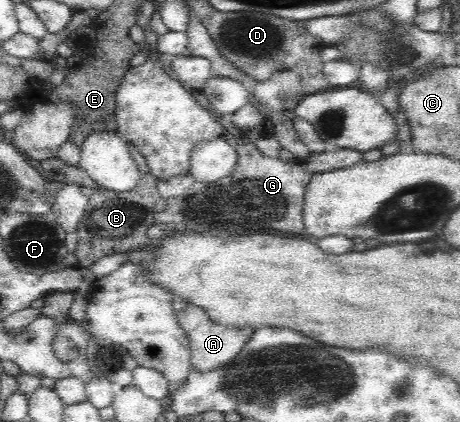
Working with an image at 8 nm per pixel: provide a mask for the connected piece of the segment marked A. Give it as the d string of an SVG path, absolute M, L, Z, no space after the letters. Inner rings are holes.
M188 303L184 309L177 311L178 323L184 329L188 336L189 346L191 349L190 363L192 369L205 372L215 367L223 366L228 363L235 355L238 355L240 349L246 345L246 341L252 335L252 327L244 325L244 327L228 327L228 325L214 323L202 307L196 307L192 303Z

